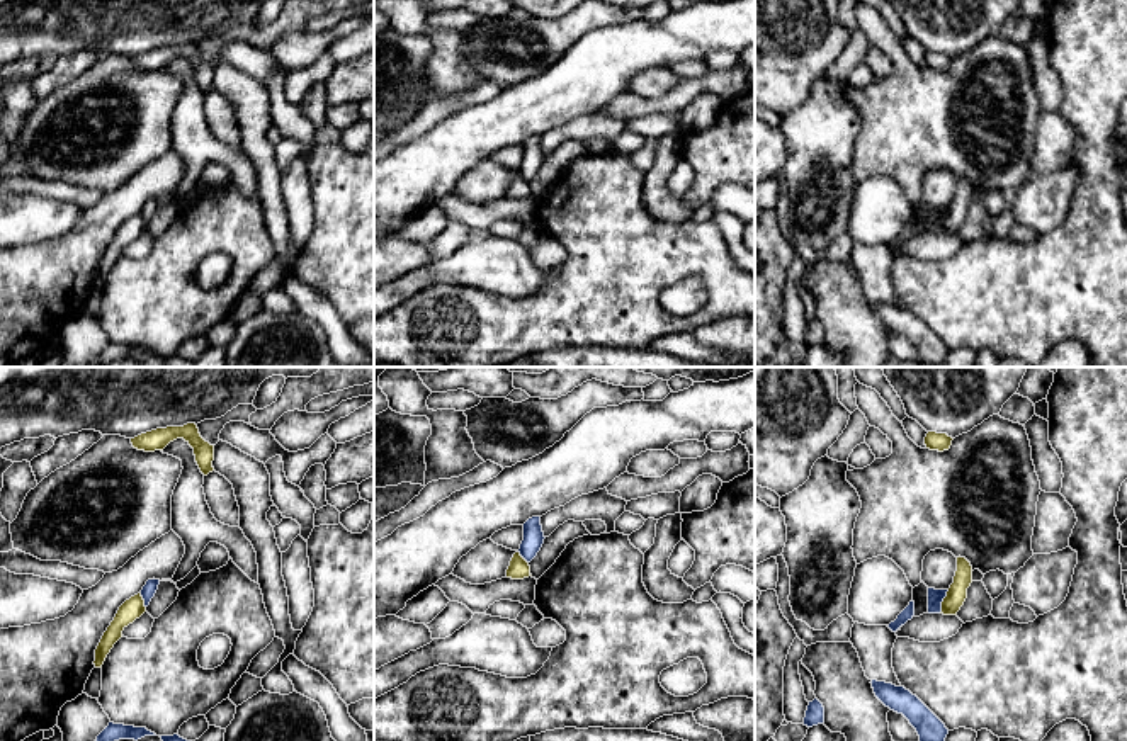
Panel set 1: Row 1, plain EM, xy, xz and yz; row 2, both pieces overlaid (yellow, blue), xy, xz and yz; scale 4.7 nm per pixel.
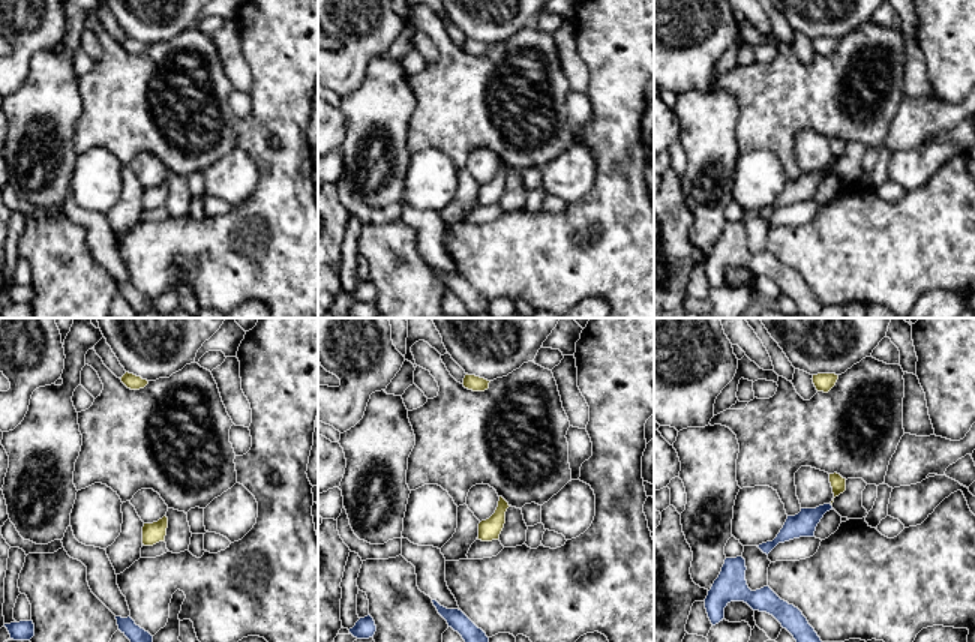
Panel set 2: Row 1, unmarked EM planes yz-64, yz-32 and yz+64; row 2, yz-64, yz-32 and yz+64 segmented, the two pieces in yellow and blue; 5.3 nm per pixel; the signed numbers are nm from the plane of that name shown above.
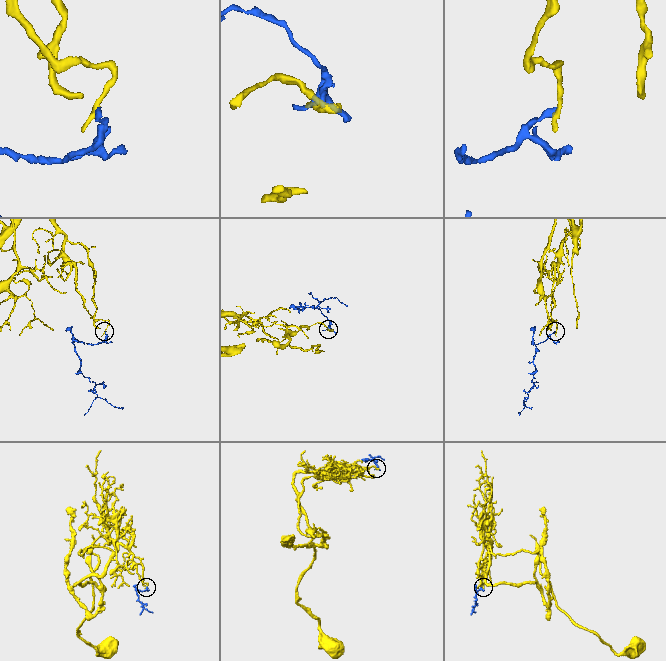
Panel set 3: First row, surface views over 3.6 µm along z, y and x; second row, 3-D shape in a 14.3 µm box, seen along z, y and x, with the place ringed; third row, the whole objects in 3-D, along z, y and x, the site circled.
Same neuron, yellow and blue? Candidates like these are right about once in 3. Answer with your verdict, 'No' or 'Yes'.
No

